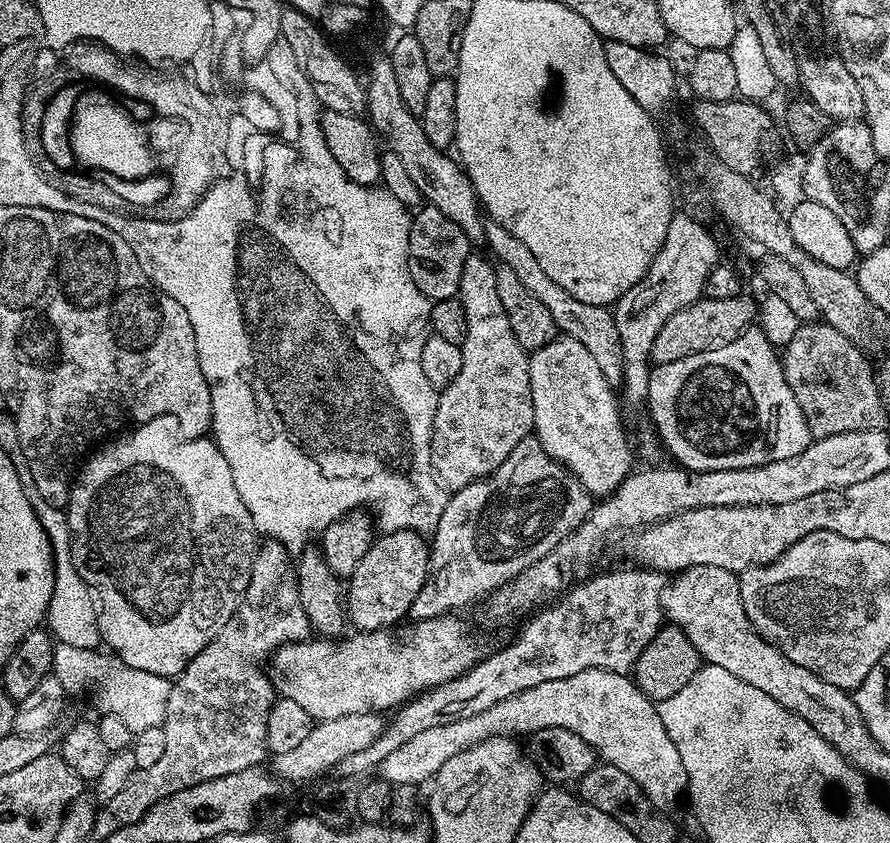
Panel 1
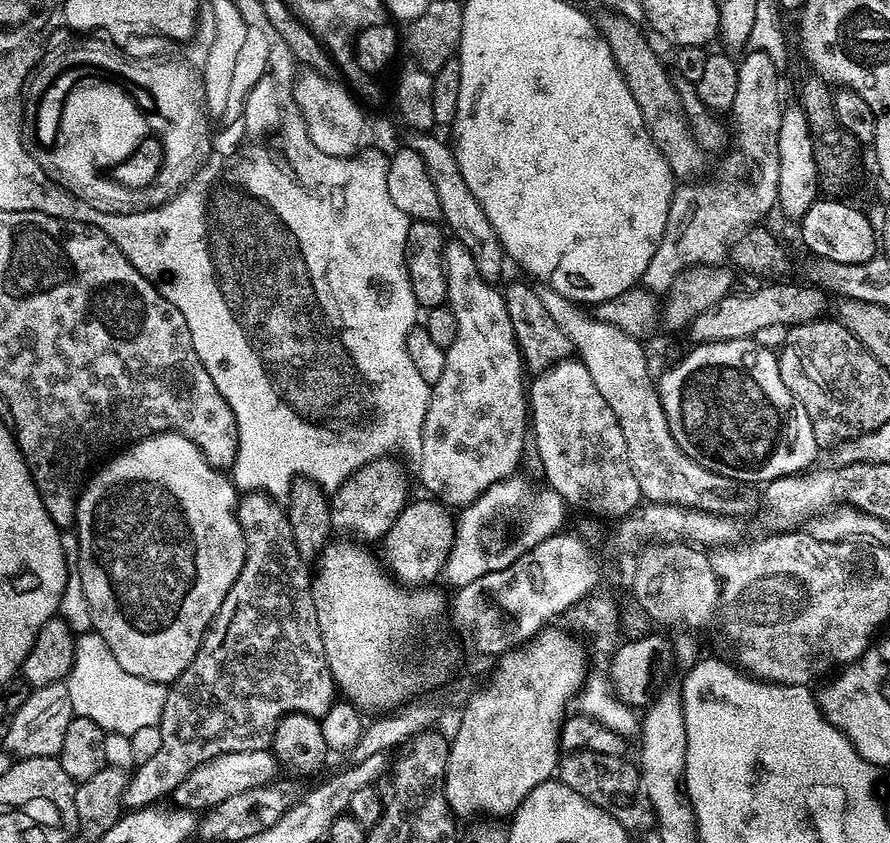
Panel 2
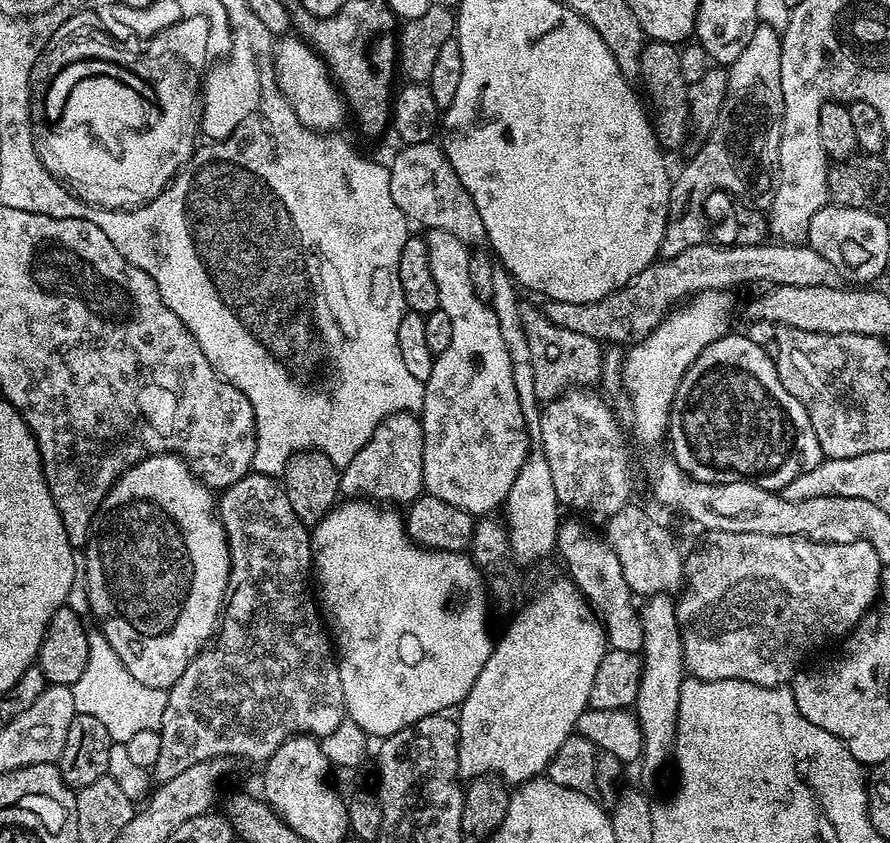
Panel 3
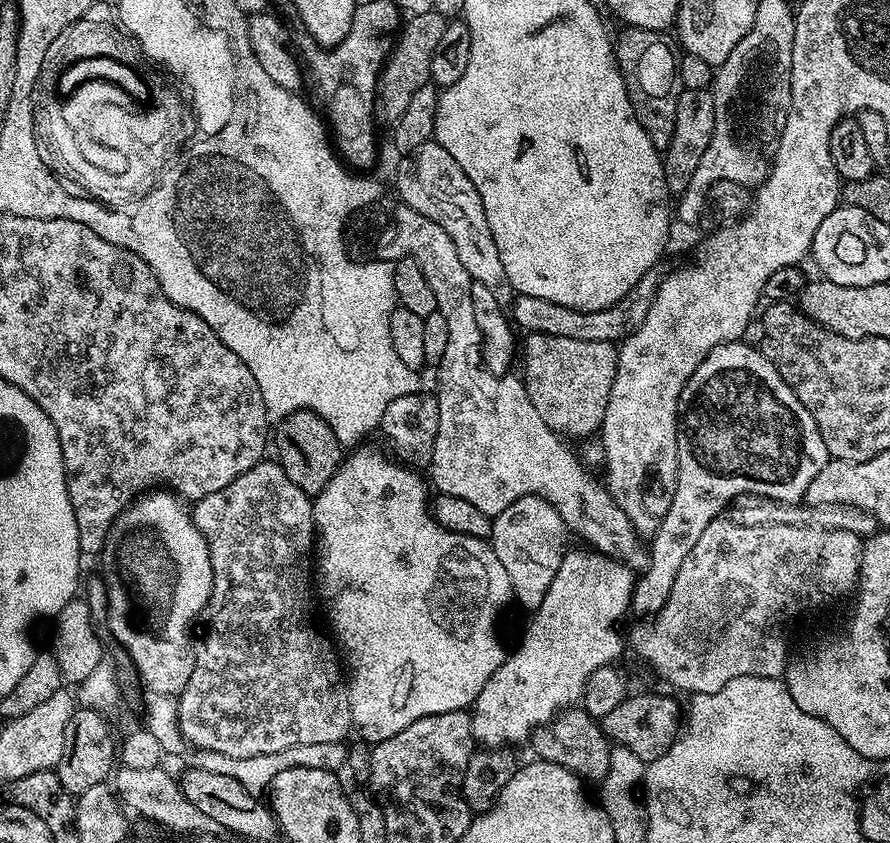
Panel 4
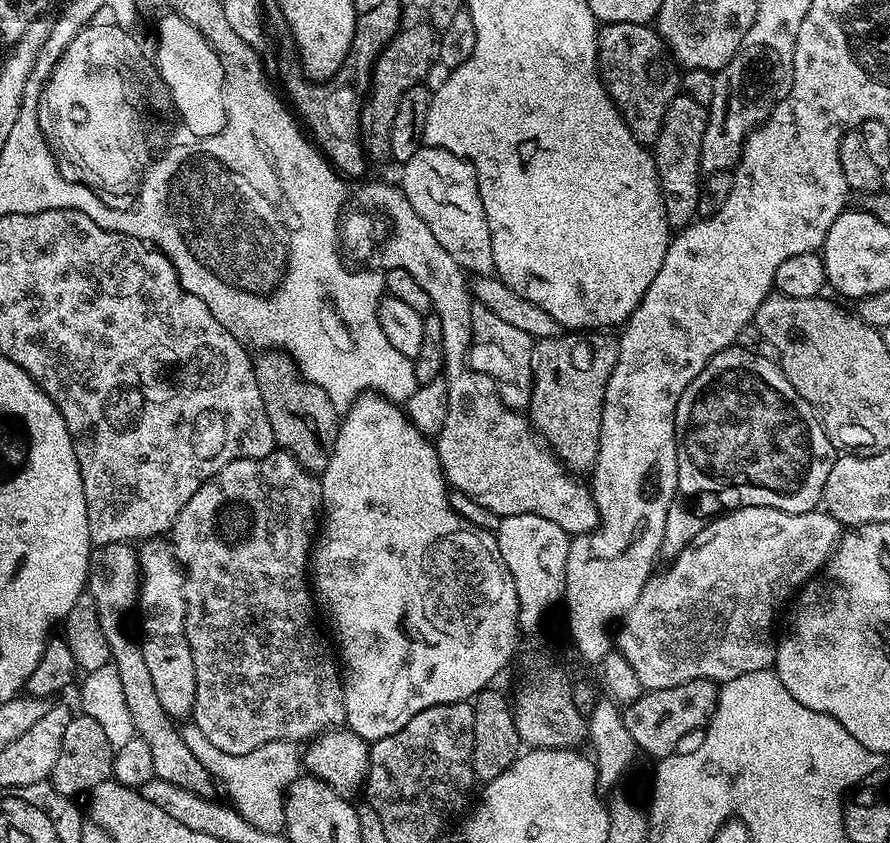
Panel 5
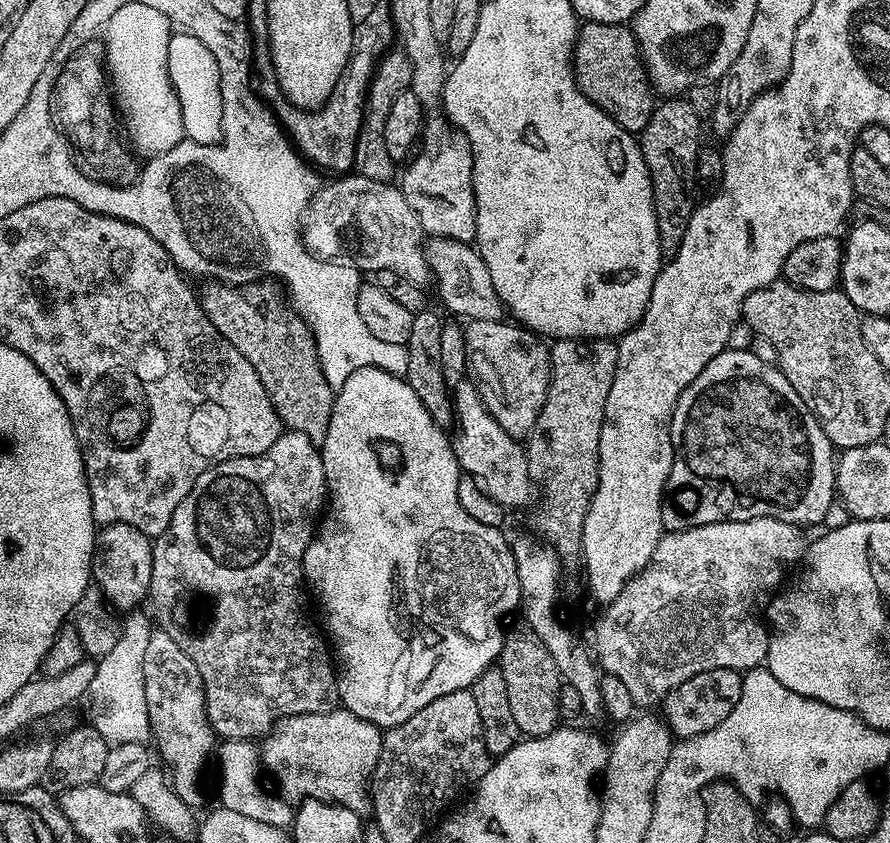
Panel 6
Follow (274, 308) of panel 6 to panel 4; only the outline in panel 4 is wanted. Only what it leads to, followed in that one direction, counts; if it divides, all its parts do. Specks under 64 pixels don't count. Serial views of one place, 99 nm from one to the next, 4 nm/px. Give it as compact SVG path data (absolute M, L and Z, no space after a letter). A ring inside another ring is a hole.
M291 412L289 416L279 421L280 429L274 432L275 455L282 470L286 470L286 478L298 486L307 496L316 497L334 478L334 474L340 469L342 463L342 446L338 438L334 438L334 430L318 414L309 412ZM280 455L280 456L279 456Z

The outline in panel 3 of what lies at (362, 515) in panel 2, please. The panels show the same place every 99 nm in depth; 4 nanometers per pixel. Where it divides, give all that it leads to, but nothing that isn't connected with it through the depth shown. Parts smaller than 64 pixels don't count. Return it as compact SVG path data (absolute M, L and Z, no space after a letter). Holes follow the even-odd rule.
M395 412L370 436L370 442L350 458L340 473L340 496L364 497L384 506L407 506L424 492L424 428L416 412Z

